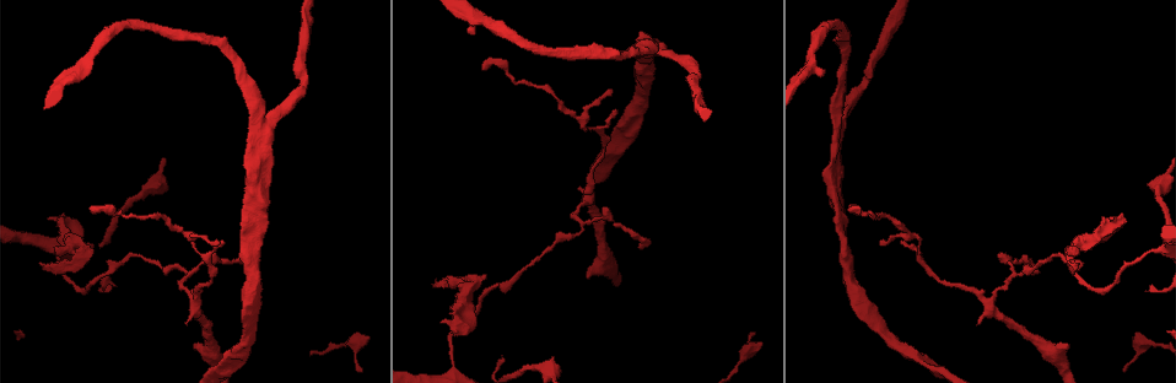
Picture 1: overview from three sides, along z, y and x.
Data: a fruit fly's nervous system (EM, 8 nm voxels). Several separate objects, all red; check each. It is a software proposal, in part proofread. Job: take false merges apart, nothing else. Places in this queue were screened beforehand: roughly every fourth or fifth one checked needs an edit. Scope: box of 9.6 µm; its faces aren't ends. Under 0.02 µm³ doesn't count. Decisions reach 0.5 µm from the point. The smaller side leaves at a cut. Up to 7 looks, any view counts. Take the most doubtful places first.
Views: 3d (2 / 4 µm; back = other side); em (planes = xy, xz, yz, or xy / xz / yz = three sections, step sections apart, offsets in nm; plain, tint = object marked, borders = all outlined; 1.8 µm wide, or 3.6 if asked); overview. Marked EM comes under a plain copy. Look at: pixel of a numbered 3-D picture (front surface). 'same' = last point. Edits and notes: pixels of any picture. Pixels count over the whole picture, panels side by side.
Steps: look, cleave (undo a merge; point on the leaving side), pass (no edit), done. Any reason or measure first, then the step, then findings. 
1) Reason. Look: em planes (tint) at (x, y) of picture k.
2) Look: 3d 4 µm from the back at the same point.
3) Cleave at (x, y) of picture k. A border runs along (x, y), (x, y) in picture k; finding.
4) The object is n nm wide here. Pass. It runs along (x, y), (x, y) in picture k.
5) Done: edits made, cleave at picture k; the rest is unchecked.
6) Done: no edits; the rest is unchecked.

Three-way junction. Look: 3d 2 µm at (837, 131) of picture 1.

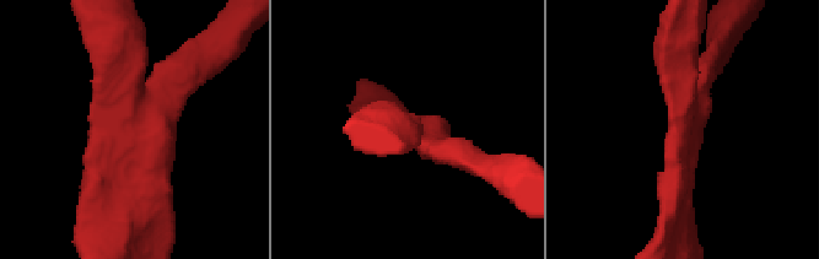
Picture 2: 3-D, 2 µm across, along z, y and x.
3 arms meet here; the arms are 190, 220, 320 nm wide; need the tissue. Look: em planes (tint) at (145, 129) of picture 2.

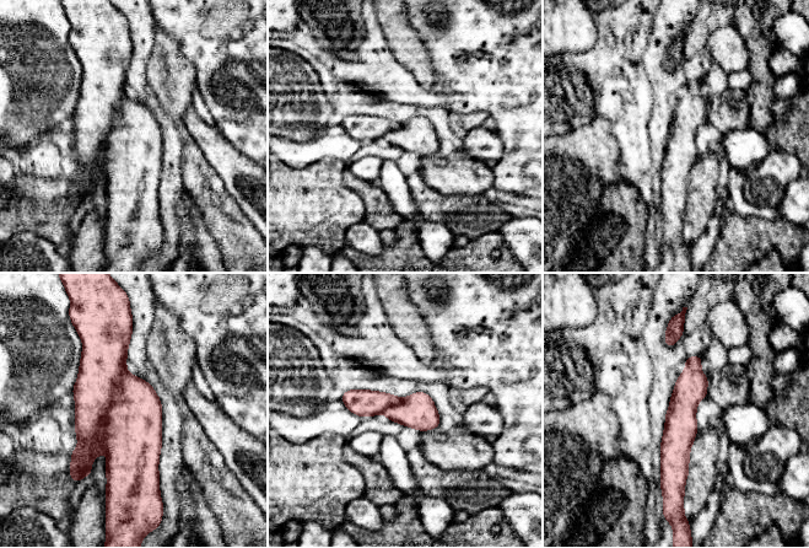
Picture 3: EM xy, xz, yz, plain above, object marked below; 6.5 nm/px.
Pass. It runs along (697, 359), (683, 403), (674, 484) in picture 3; one cell here.

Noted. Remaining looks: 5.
Sharp bend. Look: em xz step 16 (tint) at (461, 323) of picture 1.

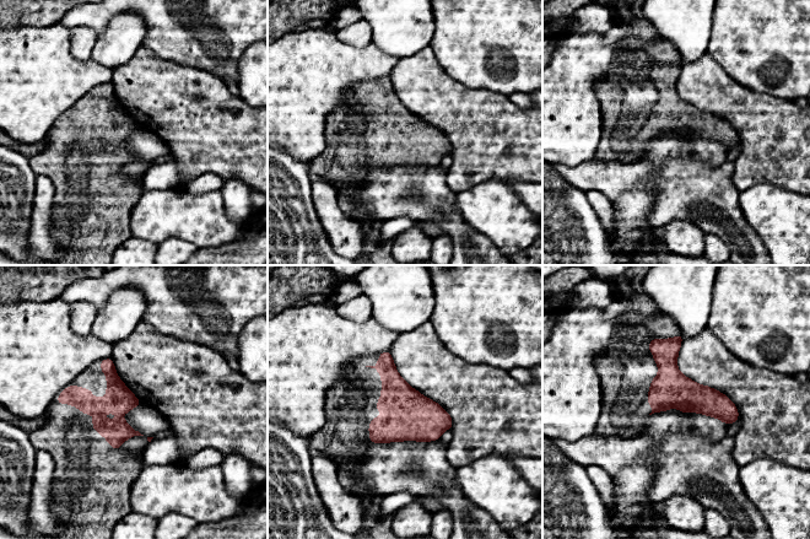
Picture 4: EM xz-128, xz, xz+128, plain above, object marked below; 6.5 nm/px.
Look: em planes (tint) at the same point.

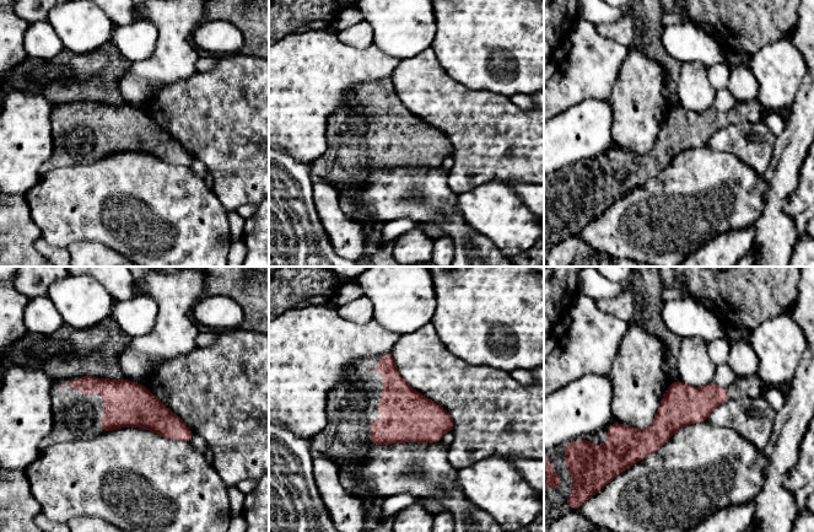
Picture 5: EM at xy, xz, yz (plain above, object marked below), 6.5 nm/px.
Pass. It runs along (71, 383), (107, 387), (189, 435) in picture 5; all the same cell.

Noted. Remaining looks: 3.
Side arm on a straight run. Look: em yz step 16 (tint) at (249, 258) of picture 1.

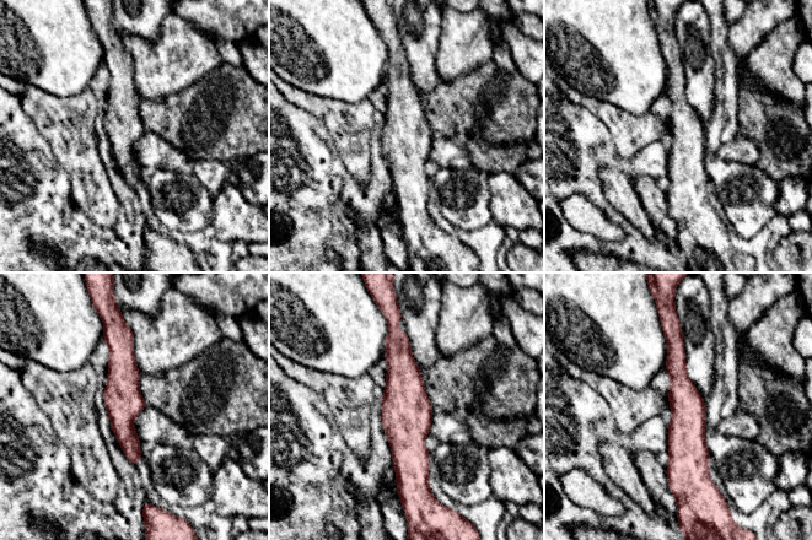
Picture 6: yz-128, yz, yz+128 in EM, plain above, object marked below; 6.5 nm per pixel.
The object is 220 nm wide here. Pass. All the same cell.

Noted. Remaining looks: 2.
Done: no edits; the rest is unchecked.

